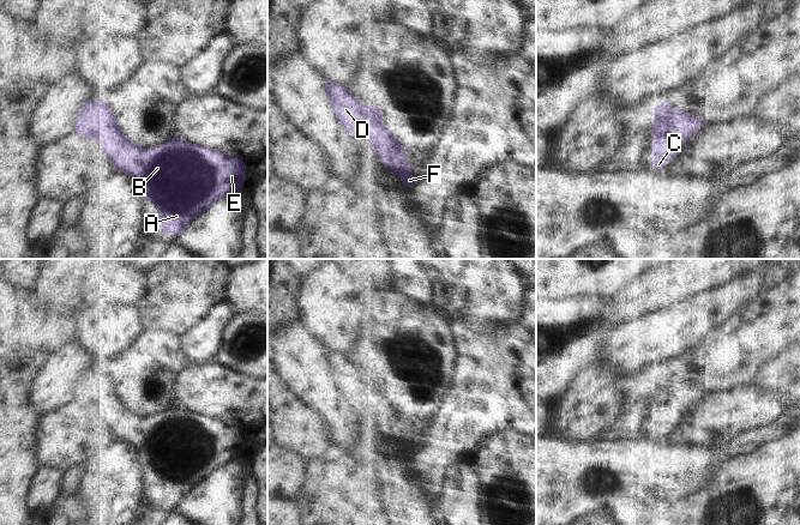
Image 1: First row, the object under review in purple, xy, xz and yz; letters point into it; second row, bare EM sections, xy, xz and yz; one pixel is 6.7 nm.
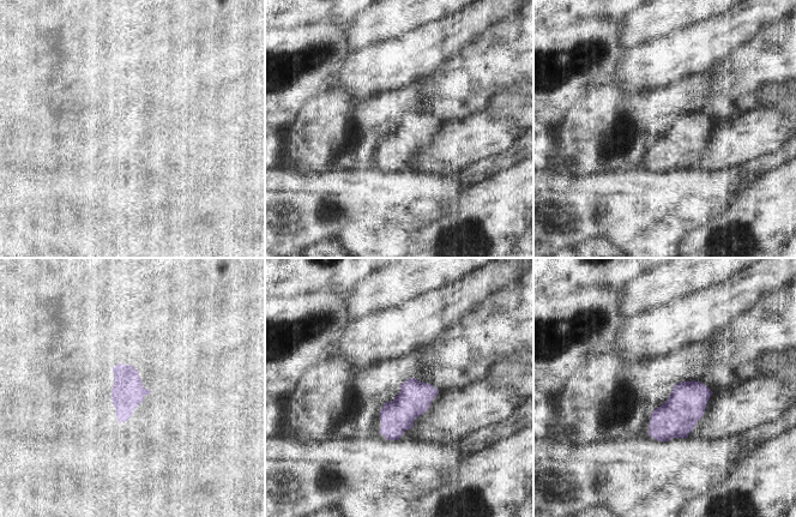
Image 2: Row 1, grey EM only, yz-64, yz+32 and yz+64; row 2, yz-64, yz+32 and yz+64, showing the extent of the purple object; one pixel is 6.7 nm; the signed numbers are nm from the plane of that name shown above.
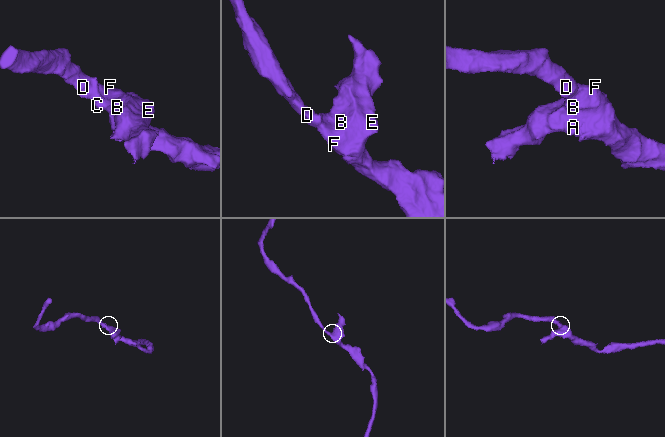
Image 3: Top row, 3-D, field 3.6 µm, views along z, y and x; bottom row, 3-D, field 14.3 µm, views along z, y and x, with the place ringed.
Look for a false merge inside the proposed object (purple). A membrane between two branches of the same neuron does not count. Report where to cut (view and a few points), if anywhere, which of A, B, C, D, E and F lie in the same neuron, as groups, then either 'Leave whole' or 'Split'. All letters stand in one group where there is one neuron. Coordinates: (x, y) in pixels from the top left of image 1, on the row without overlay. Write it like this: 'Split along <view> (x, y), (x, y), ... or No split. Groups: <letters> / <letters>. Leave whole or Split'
No split. Groups: A B C D E F. Leave whole.

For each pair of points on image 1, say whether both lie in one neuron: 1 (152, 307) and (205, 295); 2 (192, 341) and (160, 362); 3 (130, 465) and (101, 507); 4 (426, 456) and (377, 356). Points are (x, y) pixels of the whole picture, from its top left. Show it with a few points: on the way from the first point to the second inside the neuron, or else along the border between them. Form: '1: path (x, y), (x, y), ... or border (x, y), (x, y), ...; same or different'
1: path (166, 306), (180, 295), (192, 295); same
2: border (181, 337), (184, 351), (191, 361); different
3: path (119, 476), (112, 483), (112, 496); same
4: border (435, 417), (420, 441); different

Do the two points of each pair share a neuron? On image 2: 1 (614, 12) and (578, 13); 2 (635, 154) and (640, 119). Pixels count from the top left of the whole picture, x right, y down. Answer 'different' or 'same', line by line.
1: same
2: same

